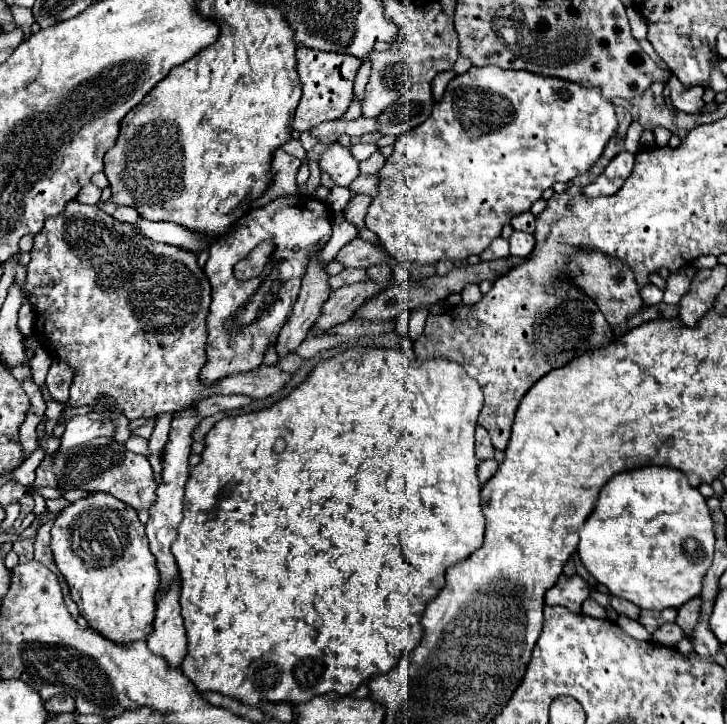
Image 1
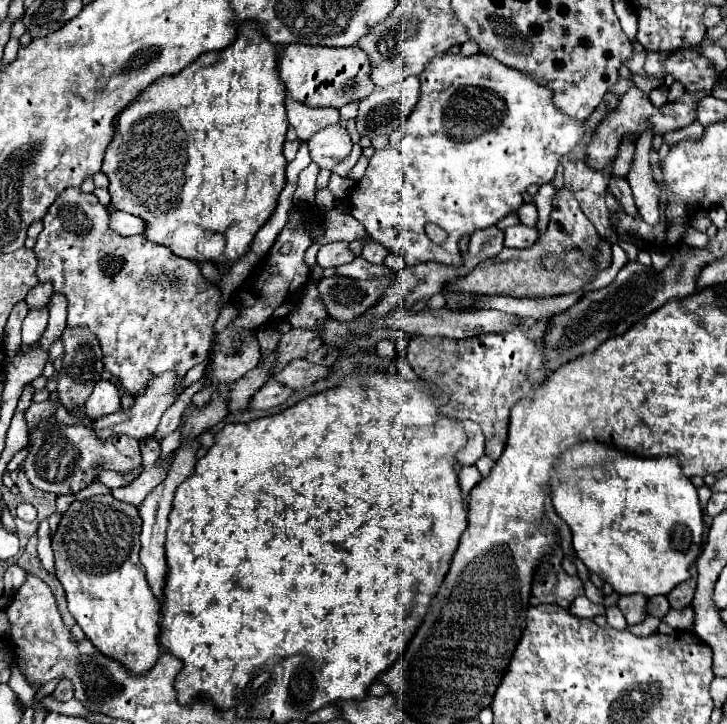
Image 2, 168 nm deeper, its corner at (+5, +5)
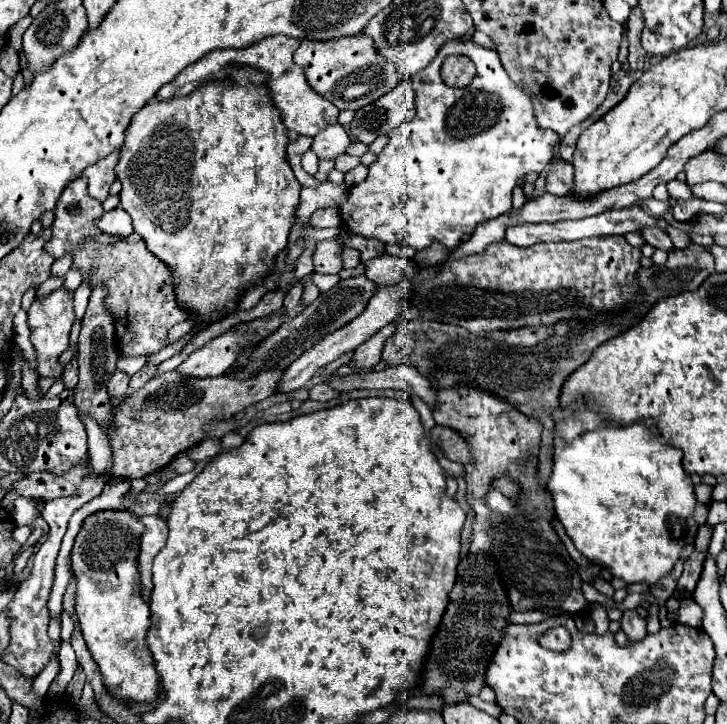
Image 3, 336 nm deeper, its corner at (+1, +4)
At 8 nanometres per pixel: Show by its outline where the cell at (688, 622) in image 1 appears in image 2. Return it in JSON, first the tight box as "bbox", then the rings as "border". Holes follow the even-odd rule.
{"bbox":[666,566,696,610],"border":[[[690,566],[690,578],[680,582],[680,586],[676,586],[676,590],[672,590],[672,594],[666,596],[670,602],[670,608],[682,610],[682,608],[690,606],[690,602],[694,598],[694,590],[696,590],[696,568]]]}

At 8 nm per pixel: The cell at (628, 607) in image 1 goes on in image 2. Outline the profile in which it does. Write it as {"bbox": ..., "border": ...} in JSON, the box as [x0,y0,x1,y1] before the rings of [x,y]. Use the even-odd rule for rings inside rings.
{"bbox":[618,594,648,626],"border":[[[640,594],[620,596],[618,608],[622,610],[628,626],[640,624],[640,622],[646,618],[646,602],[648,602],[648,598],[644,598],[644,596],[640,596]]]}

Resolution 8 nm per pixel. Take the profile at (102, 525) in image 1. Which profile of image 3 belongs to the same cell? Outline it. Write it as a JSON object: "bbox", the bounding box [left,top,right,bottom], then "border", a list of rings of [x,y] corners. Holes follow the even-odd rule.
{"bbox":[70,509,160,703],"border":[[[128,509],[96,511],[84,519],[74,539],[72,555],[70,555],[72,573],[76,579],[76,605],[74,607],[76,607],[76,617],[78,617],[84,641],[88,645],[88,651],[92,653],[94,661],[100,667],[106,689],[116,699],[126,699],[134,703],[152,701],[156,699],[160,691],[160,677],[156,675],[156,665],[144,639],[144,635],[148,633],[148,623],[150,623],[150,603],[140,595],[140,569],[136,565],[142,533],[144,533],[144,525],[140,523],[140,517]]]}

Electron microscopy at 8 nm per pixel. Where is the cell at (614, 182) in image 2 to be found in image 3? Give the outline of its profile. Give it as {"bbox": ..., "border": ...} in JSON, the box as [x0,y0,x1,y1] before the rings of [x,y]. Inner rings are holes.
{"bbox":[642,227,674,251],"border":[[[648,227],[648,229],[642,231],[642,235],[644,235],[646,243],[650,243],[650,245],[656,247],[656,249],[664,249],[664,251],[672,251],[672,249],[674,249],[668,233],[662,231],[662,229],[650,229],[650,227]]]}

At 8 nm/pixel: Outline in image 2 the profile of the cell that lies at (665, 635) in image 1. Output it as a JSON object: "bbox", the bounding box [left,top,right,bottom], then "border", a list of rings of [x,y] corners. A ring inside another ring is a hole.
{"bbox":[662,606,694,630],"border":[[[690,606],[684,608],[684,610],[670,610],[670,612],[662,618],[662,622],[670,624],[670,626],[676,628],[676,630],[688,630],[688,628],[694,624],[694,610],[692,610]]]}

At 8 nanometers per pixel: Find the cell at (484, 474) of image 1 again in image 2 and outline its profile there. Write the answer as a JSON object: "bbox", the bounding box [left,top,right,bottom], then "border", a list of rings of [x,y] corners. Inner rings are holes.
{"bbox":[458,466,480,498],"border":[[[466,466],[458,470],[458,480],[460,480],[460,490],[464,494],[464,498],[470,494],[470,490],[480,482],[480,472],[476,470],[476,466]]]}

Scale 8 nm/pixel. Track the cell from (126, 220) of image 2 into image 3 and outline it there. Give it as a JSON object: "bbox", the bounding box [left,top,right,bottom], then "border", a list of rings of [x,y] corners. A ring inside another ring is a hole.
{"bbox":[96,207,134,237],"border":[[[116,207],[108,213],[102,215],[100,223],[96,223],[104,233],[108,235],[120,235],[120,237],[128,237],[134,229],[132,229],[132,221],[130,221],[130,215],[122,209],[122,207]]]}

